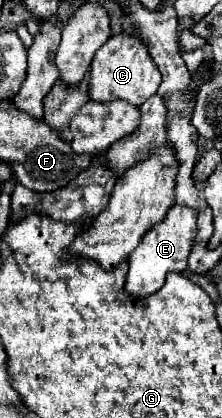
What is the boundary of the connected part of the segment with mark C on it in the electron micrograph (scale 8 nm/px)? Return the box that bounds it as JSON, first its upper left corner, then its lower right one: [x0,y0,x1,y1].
[90,35,162,105]

